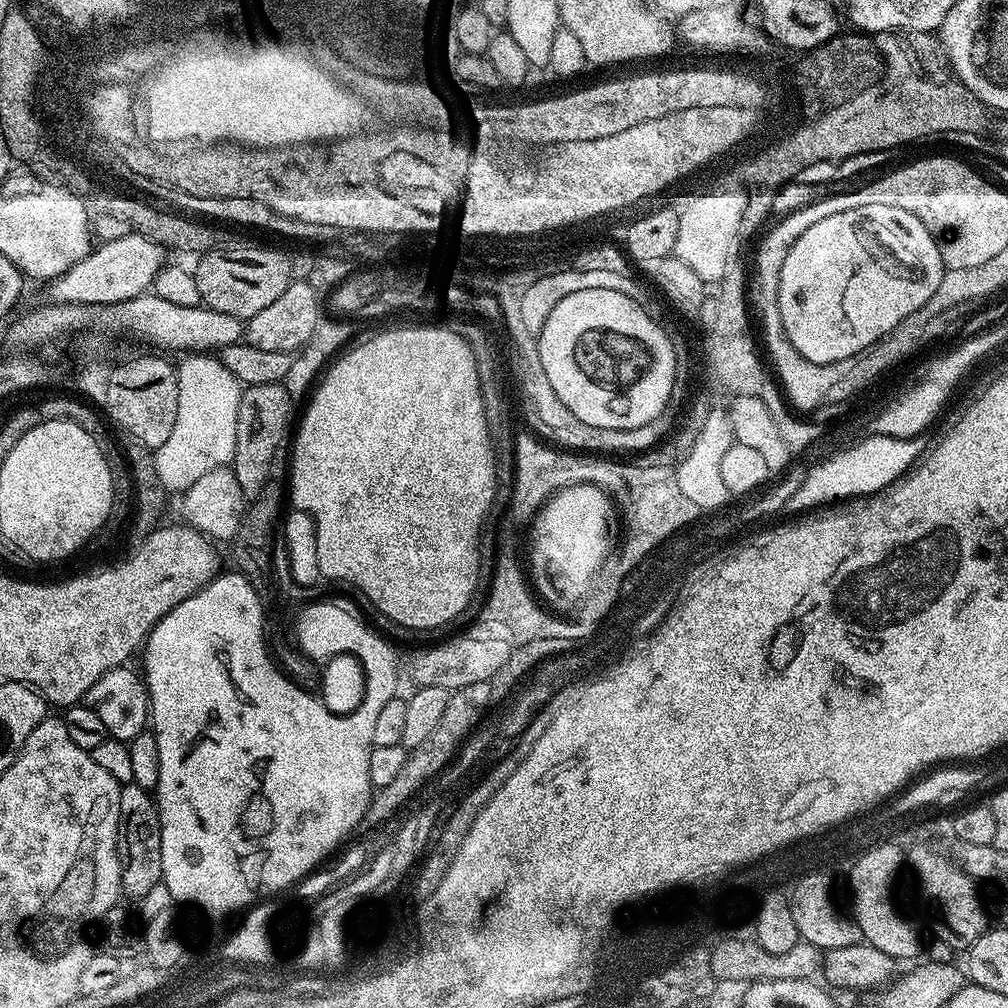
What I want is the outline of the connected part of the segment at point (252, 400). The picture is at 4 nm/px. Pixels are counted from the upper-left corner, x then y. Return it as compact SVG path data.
M283 383L247 385L240 393L234 454L230 465L234 478L246 498L257 496L270 483L272 459L284 440L288 428L288 415L292 412L294 400L288 395Z

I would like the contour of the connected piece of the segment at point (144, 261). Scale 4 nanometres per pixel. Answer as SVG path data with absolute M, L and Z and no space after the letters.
M128 231L122 238L97 243L91 252L81 258L47 285L51 298L57 304L117 304L135 296L145 295L151 289L152 279L166 263L166 250L149 236Z

